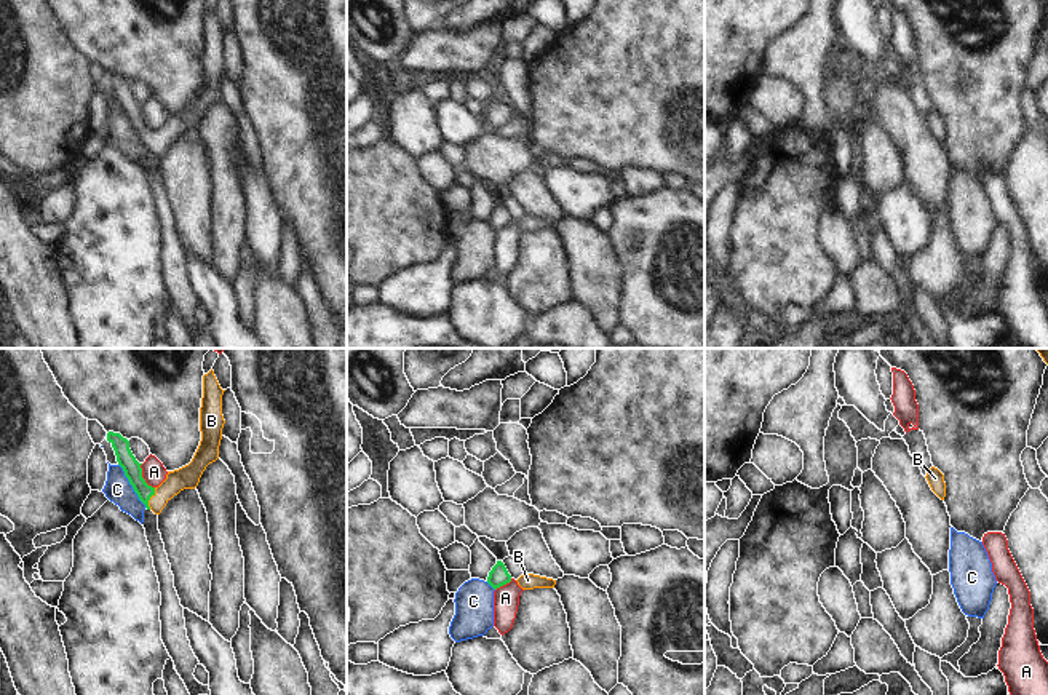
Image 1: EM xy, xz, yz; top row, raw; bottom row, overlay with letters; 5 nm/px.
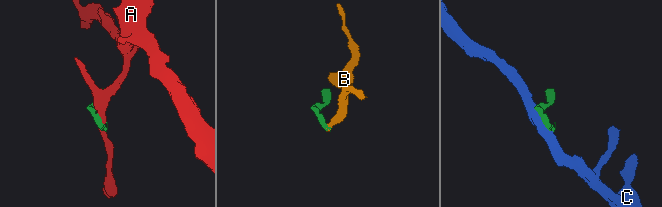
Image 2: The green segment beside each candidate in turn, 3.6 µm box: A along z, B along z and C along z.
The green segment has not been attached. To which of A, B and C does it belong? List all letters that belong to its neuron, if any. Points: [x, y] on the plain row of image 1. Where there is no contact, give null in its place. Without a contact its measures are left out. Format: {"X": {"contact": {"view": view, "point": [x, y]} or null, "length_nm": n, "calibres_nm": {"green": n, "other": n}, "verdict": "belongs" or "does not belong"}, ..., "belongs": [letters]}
{"A": {"contact": {"view": "xy", "point": [141, 119]}, "length_nm": 140, "calibres_nm": {"green": 90, "other": 120}, "verdict": "does not belong"}, "B": {"contact": {"view": "xy", "point": [149, 141]}, "length_nm": 120, "calibres_nm": {"green": 90, "other": 120}, "verdict": "belongs"}, "C": {"contact": {"view": "xy", "point": [131, 127]}, "length_nm": 260, "calibres_nm": {"green": 90, "other": 140}, "verdict": "does not belong"}, "belongs": ["B"]}

